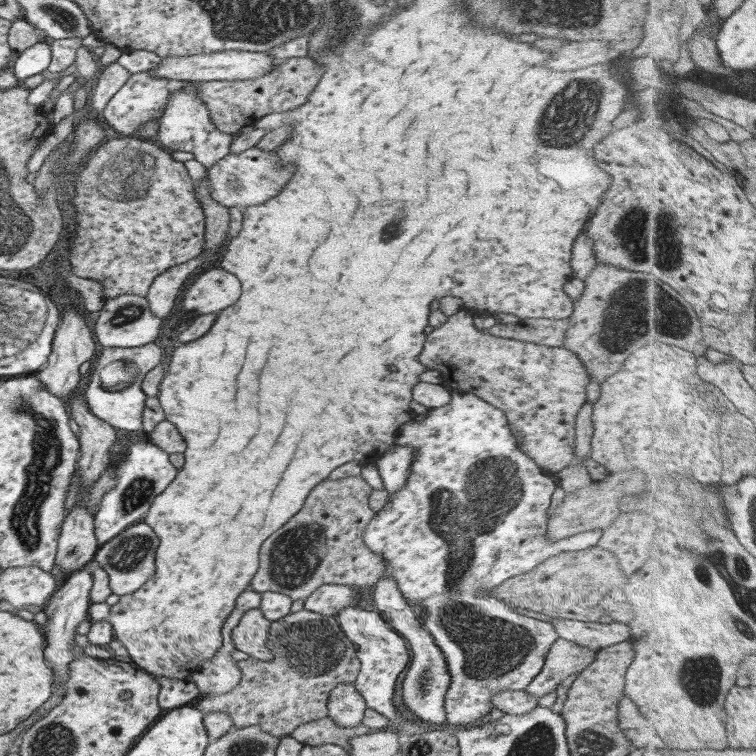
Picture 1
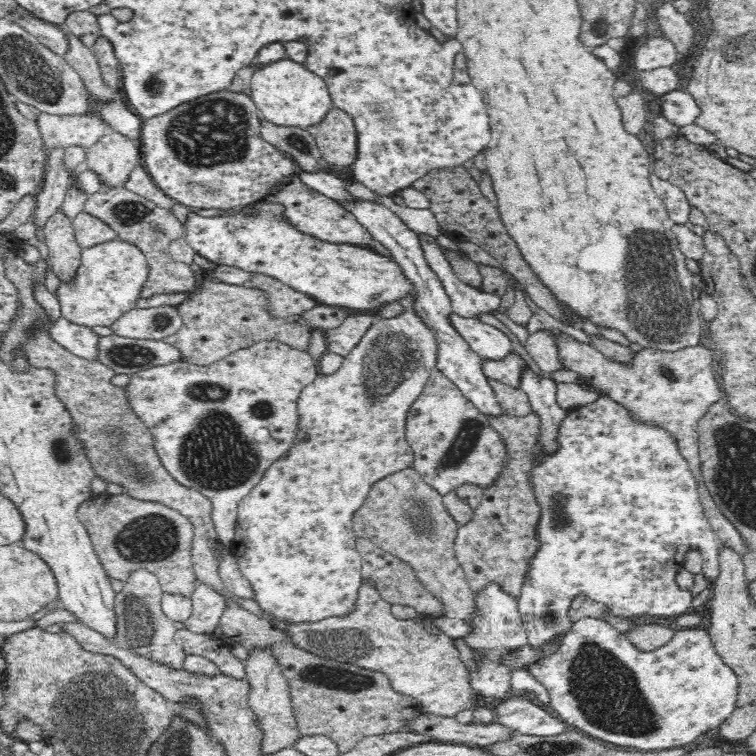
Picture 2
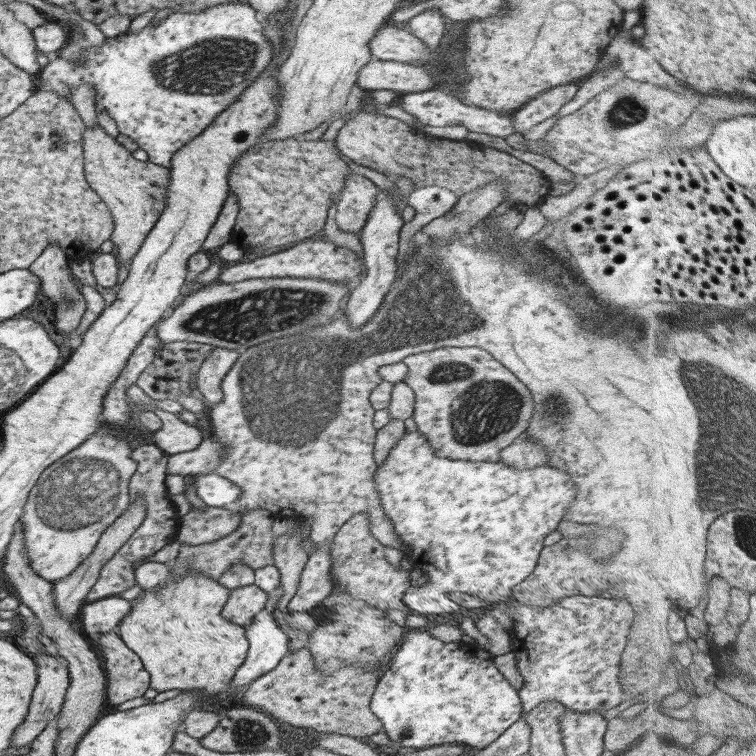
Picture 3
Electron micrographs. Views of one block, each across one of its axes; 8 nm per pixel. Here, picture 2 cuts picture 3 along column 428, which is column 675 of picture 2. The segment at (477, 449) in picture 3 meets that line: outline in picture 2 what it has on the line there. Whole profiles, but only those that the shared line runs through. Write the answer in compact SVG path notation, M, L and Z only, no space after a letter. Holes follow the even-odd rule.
M544 328L540 331L550 331L550 333L552 333L553 336L555 336L555 346L557 347L559 362L563 365L564 369L574 371L574 373L577 373L579 375L579 379L580 379L581 383L586 384L586 386L588 386L588 387L593 387L594 390L596 390L596 392L598 392L600 396L604 395L604 396L606 396L606 398L609 398L613 402L616 402L617 404L620 404L621 406L624 406L629 411L629 414L634 419L636 419L636 421L640 421L640 423L658 425L658 427L664 429L664 431L666 431L666 432L670 433L670 435L672 435L672 442L676 443L676 447L678 447L678 450L680 451L680 455L682 455L684 457L684 459L687 460L688 466L691 468L692 475L695 477L695 480L698 482L698 484L697 484L697 486L699 487L698 491L700 493L701 503L702 503L705 515L707 516L708 522L711 524L711 527L716 532L717 537L721 541L723 541L726 546L729 546L730 548L733 548L736 552L739 552L740 555L744 554L744 552L746 552L746 545L744 545L744 541L742 541L742 537L740 537L740 533L738 533L738 531L734 528L734 525L732 525L732 523L730 523L730 521L722 514L722 511L720 510L720 507L715 503L712 496L710 496L710 494L708 494L709 489L706 488L706 483L704 483L704 477L702 477L701 460L700 460L700 457L699 457L699 420L703 419L704 416L706 416L708 414L708 410L710 410L714 406L714 404L716 404L716 402L719 402L719 400L722 400L723 395L724 395L724 392L720 389L720 387L718 387L718 382L716 382L716 378L714 378L714 366L713 366L713 363L712 363L712 361L713 361L712 359L716 356L716 354L712 354L712 352L714 352L714 350L712 350L712 346L710 346L710 348L704 348L704 345L701 344L701 345L698 345L698 346L690 346L690 347L687 347L687 348L682 348L682 349L679 349L678 351L675 351L675 352L660 351L660 350L652 349L652 348L641 348L640 351L634 351L633 352L633 359L629 360L628 363L620 363L620 360L614 360L614 359L610 359L610 358L604 356L604 354L602 352L598 351L597 349L594 349L590 344L584 344L581 341L575 340L574 338L572 338L572 336L569 336L567 333L564 333L564 332L558 331L558 330L557 330L557 333L554 333L554 332L551 332L551 330L546 329L546 328Z

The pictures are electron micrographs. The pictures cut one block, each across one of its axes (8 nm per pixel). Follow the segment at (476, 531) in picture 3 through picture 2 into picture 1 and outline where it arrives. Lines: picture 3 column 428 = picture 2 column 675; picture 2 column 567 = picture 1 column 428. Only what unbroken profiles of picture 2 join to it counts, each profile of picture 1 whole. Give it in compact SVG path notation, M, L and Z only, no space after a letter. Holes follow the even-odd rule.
M453 389L450 390L450 394L450 400L447 404L428 410L427 414L425 414L426 418L421 420L421 422L419 420L415 422L415 420L411 419L399 426L393 444L399 447L405 445L415 447L415 456L411 458L411 466L409 466L410 474L405 485L397 490L395 494L391 494L380 510L375 512L375 516L369 520L369 523L365 524L362 537L363 543L367 545L367 548L379 555L383 562L387 561L391 565L391 575L393 575L396 587L399 589L404 600L406 602L413 602L415 606L421 606L425 610L423 626L433 636L433 642L441 650L441 654L445 658L447 674L449 674L449 685L447 685L447 691L443 695L445 725L473 726L477 718L485 716L493 708L491 706L491 696L495 695L495 693L507 691L507 689L524 690L527 684L541 670L543 659L547 651L549 651L549 647L558 639L558 634L555 632L552 624L514 613L501 599L491 597L489 590L493 590L495 586L499 586L501 582L505 582L505 580L513 576L523 574L535 568L537 564L543 562L543 560L547 560L551 556L555 556L561 552L573 552L595 546L599 540L601 531L594 529L571 535L566 539L549 541L545 534L548 521L547 508L549 508L551 494L555 489L555 485L557 485L556 474L549 474L543 468L539 468L529 456L517 448L515 439L507 427L508 422L506 421L506 417L501 410L490 406L485 400L479 399L471 393L460 393Z

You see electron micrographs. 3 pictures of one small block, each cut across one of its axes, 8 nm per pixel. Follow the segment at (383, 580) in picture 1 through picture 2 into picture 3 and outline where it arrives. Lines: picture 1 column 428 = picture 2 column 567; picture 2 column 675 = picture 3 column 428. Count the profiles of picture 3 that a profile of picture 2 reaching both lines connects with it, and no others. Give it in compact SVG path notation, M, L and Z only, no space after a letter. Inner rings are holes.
M403 626L400 648L389 661L389 668L375 683L370 700L371 712L380 720L382 729L394 746L420 748L441 744L463 744L473 755L491 744L509 725L522 716L521 698L495 669L492 655L477 644L441 643L423 629Z

